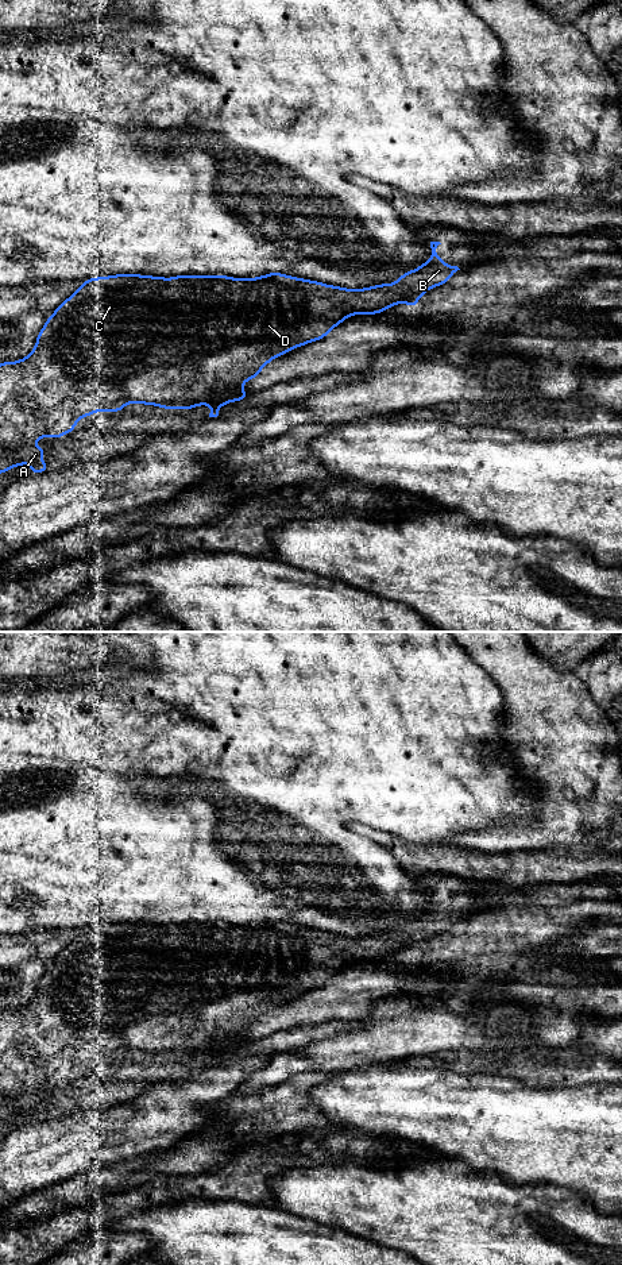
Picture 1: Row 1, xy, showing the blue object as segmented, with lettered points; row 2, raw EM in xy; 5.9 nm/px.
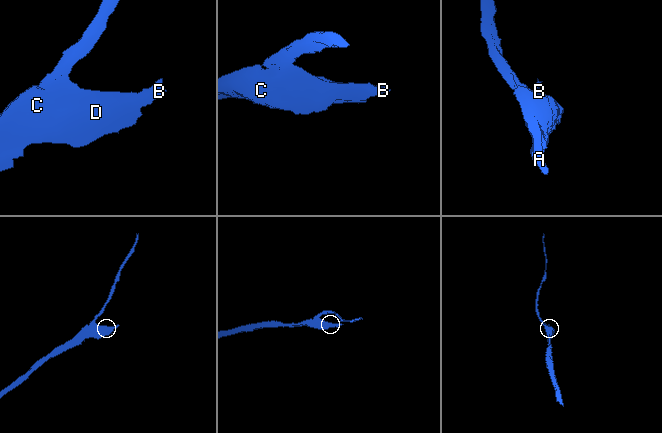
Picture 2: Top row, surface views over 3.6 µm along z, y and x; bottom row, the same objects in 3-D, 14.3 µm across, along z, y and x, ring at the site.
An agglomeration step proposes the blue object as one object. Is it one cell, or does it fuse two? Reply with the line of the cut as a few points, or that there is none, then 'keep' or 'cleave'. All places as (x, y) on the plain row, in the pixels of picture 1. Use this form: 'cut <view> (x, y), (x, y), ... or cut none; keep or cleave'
cut none; keep

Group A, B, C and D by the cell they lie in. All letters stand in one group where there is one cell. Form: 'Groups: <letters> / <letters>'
Groups: A B C D

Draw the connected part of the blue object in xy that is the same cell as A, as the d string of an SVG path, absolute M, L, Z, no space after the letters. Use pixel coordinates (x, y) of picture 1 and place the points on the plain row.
M430 890L432 905L412 919L406 919L393 932L374 933L364 937L347 937L327 933L317 929L297 926L282 921L268 921L255 926L232 926L228 923L175 923L173 926L140 923L140 922L116 922L108 925L86 926L86 929L66 946L54 961L46 968L45 975L36 984L35 996L16 1010L0 1011L0 1121L12 1118L15 1114L31 1111L28 1121L46 1121L49 1114L40 1107L45 1098L35 1091L40 1085L63 1085L67 1080L74 1080L76 1071L96 1060L121 1060L128 1052L144 1052L161 1054L163 1057L193 1057L198 1053L208 1053L213 1058L209 1065L219 1064L219 1056L242 1049L248 1045L243 1040L243 1031L258 1025L260 1018L277 1004L281 1004L297 995L325 986L336 973L341 972L345 965L354 963L376 963L387 959L395 952L409 952L414 956L422 942L434 934L444 933L460 918L457 914L447 913L436 900L440 890Z

